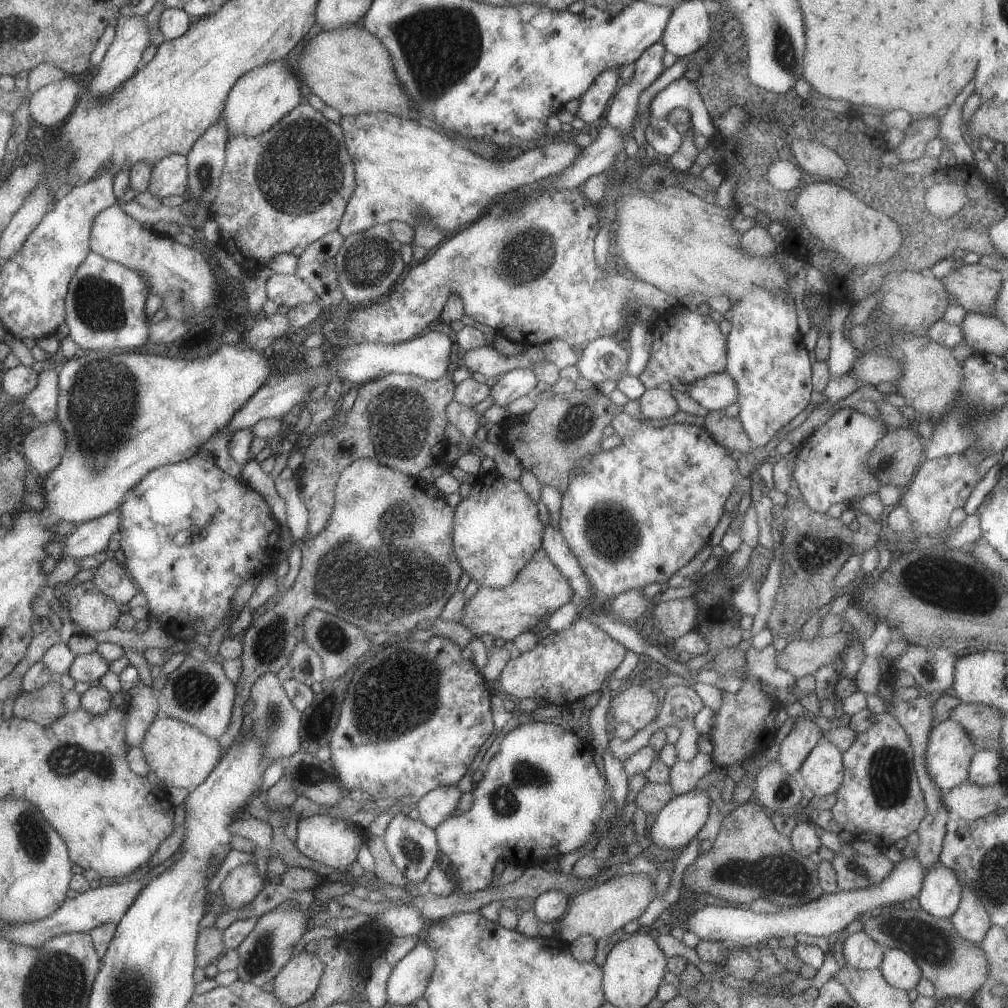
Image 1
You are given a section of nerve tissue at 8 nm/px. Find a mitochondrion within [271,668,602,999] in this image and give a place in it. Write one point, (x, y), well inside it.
(506, 799)

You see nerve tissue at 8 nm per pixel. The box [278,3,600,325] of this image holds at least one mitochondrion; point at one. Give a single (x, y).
(440, 46)

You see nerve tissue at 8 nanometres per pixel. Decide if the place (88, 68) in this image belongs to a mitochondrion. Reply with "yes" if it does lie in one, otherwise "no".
no

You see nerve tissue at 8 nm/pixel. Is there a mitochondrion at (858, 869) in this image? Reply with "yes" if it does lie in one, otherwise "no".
yes

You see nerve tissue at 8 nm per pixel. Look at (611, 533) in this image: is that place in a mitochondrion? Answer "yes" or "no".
yes

